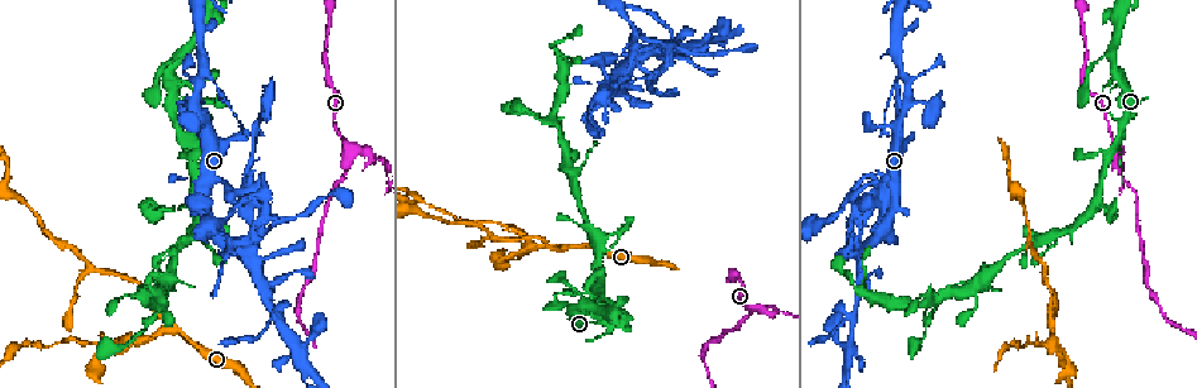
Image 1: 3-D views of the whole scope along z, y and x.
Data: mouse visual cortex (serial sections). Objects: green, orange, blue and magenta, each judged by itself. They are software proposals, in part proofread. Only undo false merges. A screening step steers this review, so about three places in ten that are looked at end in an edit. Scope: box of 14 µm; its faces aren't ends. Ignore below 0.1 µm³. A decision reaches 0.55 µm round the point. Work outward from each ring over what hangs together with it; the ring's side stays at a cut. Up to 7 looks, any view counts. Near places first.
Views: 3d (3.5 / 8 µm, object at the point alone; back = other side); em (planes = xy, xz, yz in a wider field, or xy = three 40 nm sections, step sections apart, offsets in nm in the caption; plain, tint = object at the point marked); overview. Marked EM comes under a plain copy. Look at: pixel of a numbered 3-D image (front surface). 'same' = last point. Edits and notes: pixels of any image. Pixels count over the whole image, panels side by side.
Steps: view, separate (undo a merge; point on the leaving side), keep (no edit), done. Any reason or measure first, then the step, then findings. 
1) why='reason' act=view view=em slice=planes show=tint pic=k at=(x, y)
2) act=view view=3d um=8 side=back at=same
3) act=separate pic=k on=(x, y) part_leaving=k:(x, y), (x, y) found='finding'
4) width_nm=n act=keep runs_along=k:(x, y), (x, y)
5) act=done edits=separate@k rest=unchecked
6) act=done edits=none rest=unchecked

why='sharp bend' act=view view=3d um=3.5 pic=1 at=(293, 348)

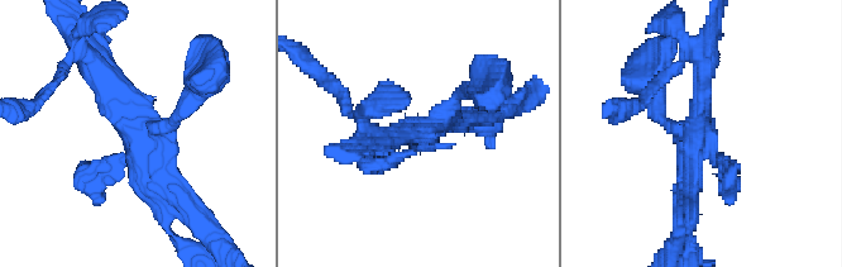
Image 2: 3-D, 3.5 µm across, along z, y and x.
why='now the EM' act=view view=em slice=xy step=1 show=tint pic=2 at=(697, 131)

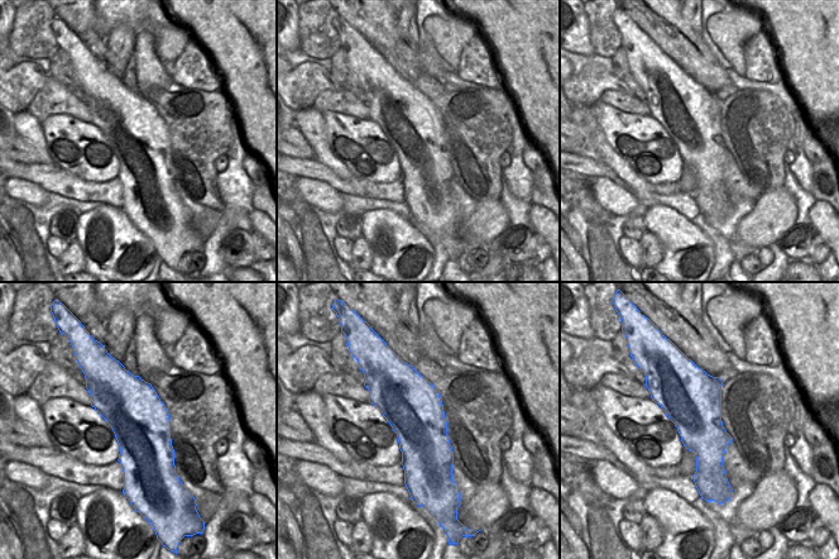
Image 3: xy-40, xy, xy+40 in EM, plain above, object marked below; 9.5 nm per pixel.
why='another direction' act=view view=em slice=xy step=5 show=tint at=same

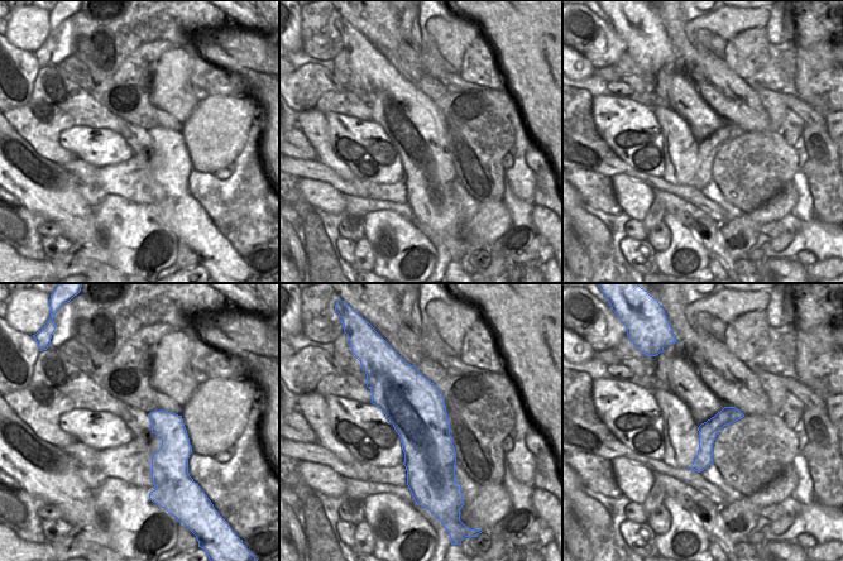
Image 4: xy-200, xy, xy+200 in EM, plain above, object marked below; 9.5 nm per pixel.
act=keep runs_along=2:(92, 61), (151, 170), (182, 200) found='all the same cell'

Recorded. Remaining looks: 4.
why='narrows sharply' act=view view=3d um=8 pic=1 at=(941, 296)

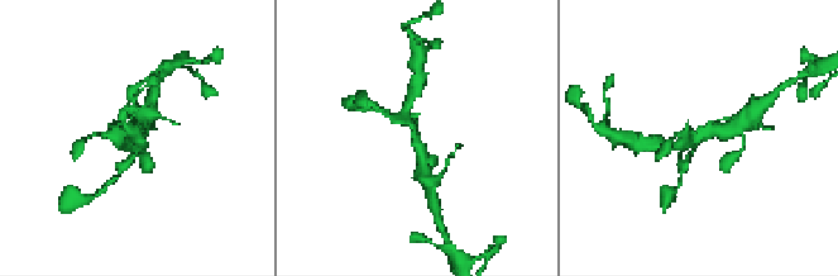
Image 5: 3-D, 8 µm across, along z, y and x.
why='closer look' act=view view=3d um=3.5 pic=5 at=(703, 135)

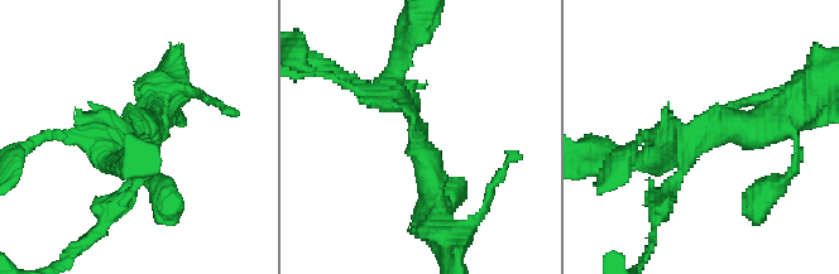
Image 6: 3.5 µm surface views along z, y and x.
act=view view=em slice=xy step=2 show=tint pic=6 at=(703, 133)

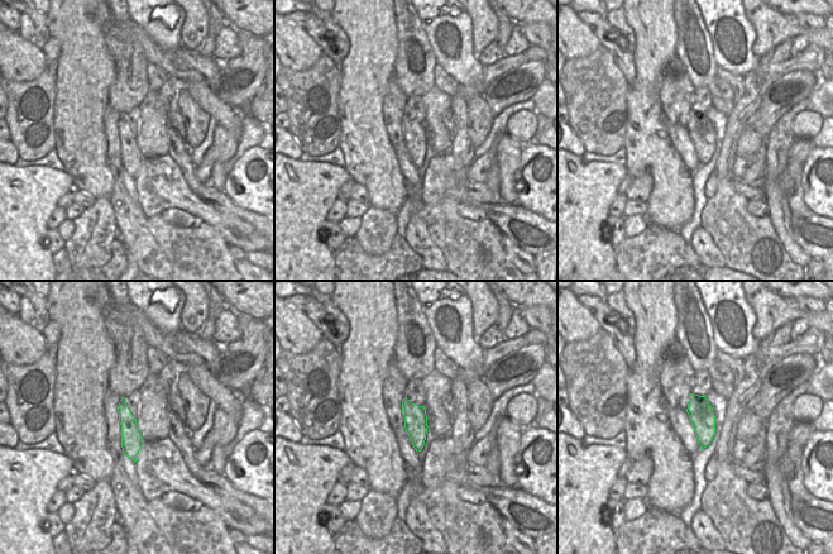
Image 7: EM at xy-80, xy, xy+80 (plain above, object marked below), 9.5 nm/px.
arm_widths_nm=150,300,350 act=keep runs_along=6:(432, 220), (393, 72) found='one cell here'

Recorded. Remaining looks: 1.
act=done edits=none rest=unchecked

